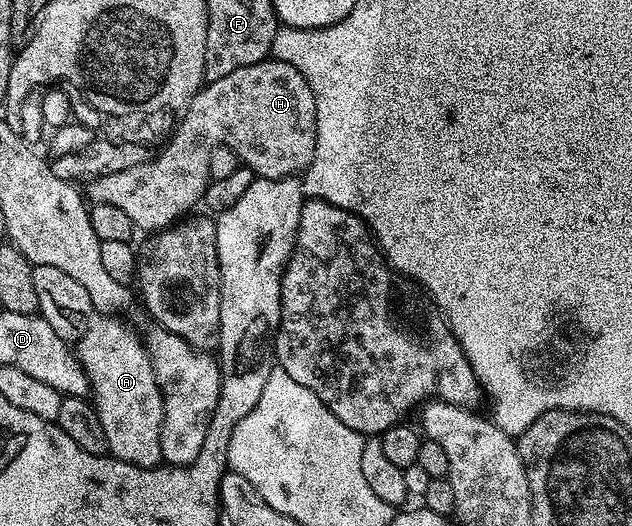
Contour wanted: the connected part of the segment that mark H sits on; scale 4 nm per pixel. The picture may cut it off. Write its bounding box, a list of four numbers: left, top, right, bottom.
[87,59,316,231]

